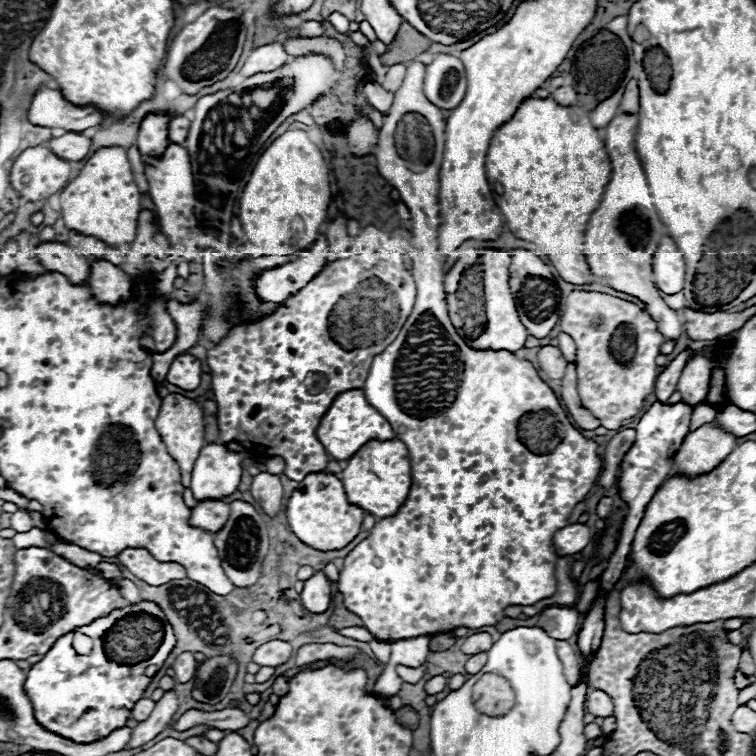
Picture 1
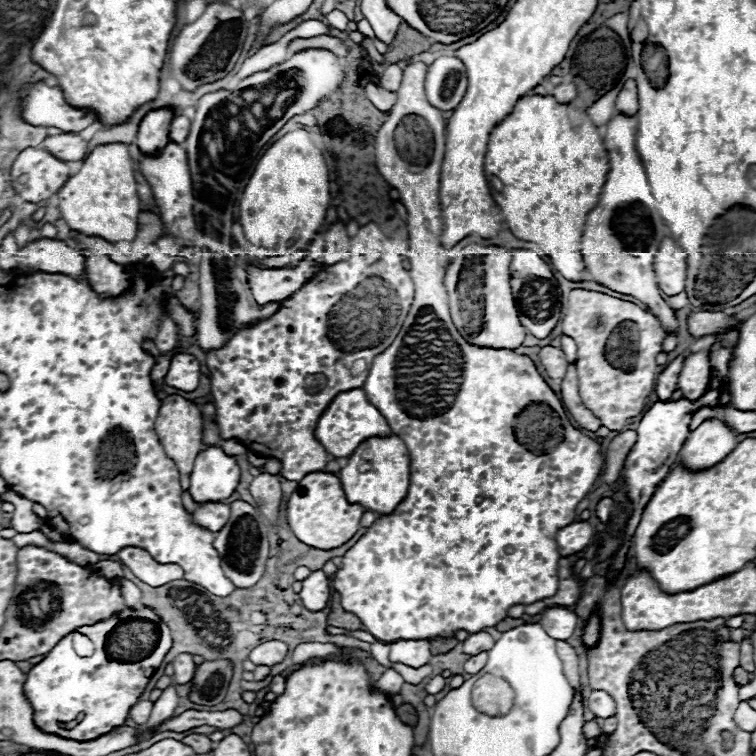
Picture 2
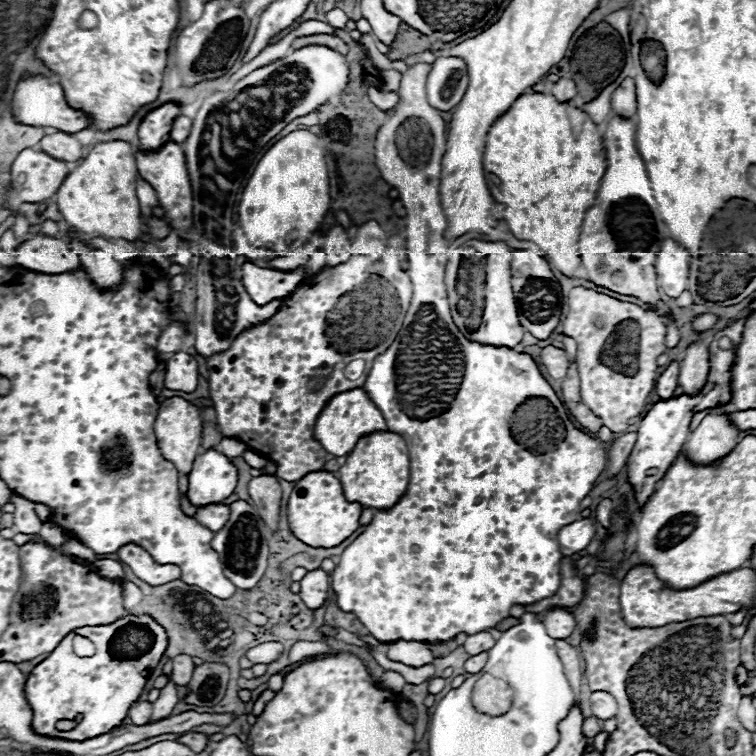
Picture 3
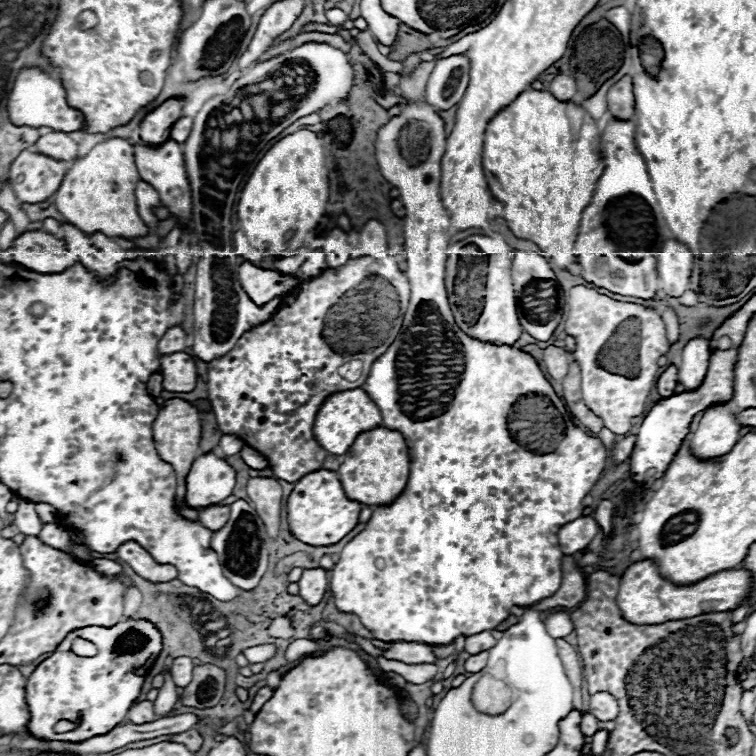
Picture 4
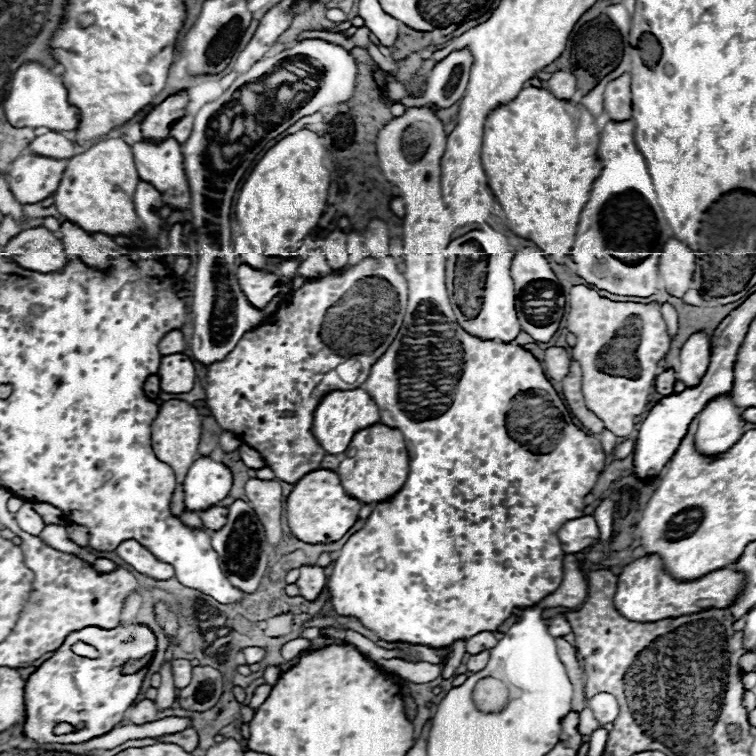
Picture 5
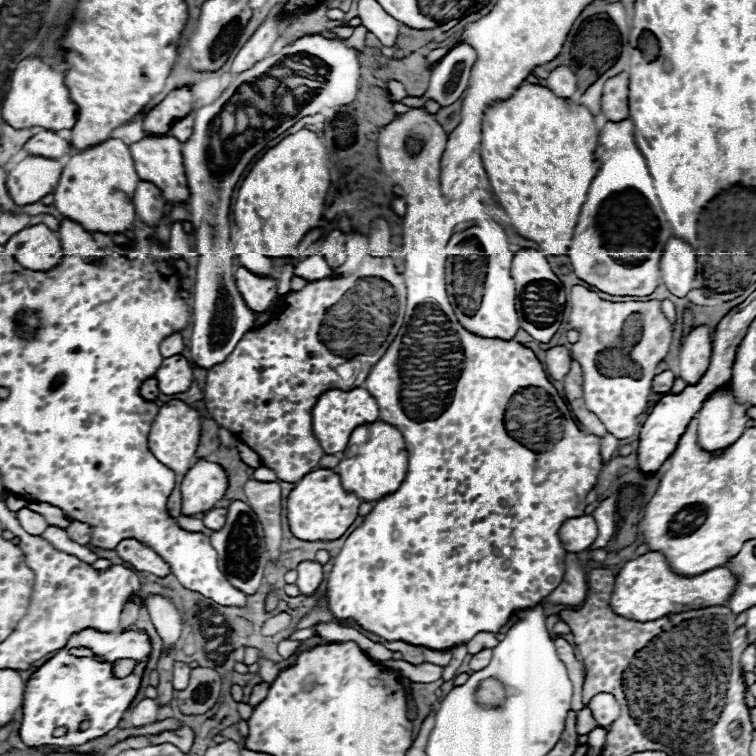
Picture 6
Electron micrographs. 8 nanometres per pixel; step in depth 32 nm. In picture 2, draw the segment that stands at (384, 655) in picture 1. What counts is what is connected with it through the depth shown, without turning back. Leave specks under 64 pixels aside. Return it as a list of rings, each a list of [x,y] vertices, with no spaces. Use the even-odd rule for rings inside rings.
[[[374,642],[372,646],[372,656],[382,664],[382,666],[390,666],[390,662],[388,662],[388,644],[386,642]]]

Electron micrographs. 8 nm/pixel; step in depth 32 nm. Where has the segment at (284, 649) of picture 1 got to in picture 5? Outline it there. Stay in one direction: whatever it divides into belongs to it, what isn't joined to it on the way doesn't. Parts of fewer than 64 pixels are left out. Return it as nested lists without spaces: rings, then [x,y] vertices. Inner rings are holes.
[[[252,646],[252,648],[244,648],[244,656],[246,656],[246,664],[256,664],[262,662],[266,658],[266,650]]]

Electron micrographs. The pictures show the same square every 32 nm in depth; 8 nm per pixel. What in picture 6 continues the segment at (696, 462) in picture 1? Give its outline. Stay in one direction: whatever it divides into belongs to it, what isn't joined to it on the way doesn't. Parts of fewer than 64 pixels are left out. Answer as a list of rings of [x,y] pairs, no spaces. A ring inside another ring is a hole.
[[[732,390],[712,394],[696,412],[698,444],[706,452],[732,446],[746,430],[746,406],[734,400]]]

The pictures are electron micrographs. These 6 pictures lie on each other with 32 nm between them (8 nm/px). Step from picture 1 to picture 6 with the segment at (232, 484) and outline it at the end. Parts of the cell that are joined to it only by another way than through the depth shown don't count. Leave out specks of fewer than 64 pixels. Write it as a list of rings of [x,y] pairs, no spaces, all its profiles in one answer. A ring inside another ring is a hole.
[[[198,460],[182,484],[182,514],[200,514],[208,512],[218,500],[224,498],[228,490],[228,476],[224,468],[216,462]]]

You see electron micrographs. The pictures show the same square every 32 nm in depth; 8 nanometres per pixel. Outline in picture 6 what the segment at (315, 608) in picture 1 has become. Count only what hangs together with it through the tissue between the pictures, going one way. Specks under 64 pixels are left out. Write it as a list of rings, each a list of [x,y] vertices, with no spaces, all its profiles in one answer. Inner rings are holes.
[[[302,562],[298,568],[298,580],[296,586],[304,596],[314,596],[324,580],[322,566],[318,562]]]

